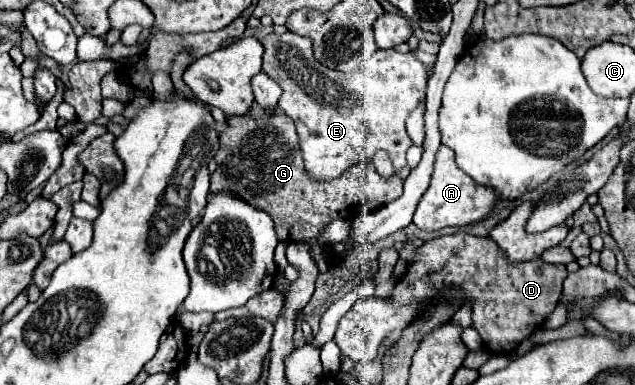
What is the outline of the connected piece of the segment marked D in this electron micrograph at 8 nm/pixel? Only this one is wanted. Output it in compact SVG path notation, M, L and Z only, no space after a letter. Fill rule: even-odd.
M464 232L440 236L434 240L424 242L414 250L414 260L410 262L406 274L400 278L400 282L394 286L392 298L386 302L382 298L364 298L354 302L354 306L342 316L334 340L338 342L342 354L350 356L356 362L372 362L378 358L380 344L384 344L386 336L392 330L404 330L410 324L414 324L420 316L428 314L436 302L440 300L442 294L448 292L460 292L462 296L462 306L470 304L472 308L472 328L478 330L484 348L490 350L492 354L508 354L512 352L522 340L530 338L536 328L544 324L548 314L558 306L560 296L562 296L562 282L566 278L566 266L564 264L548 264L540 258L534 262L510 262L506 260L504 250L498 250L500 246L492 238L480 238Z

